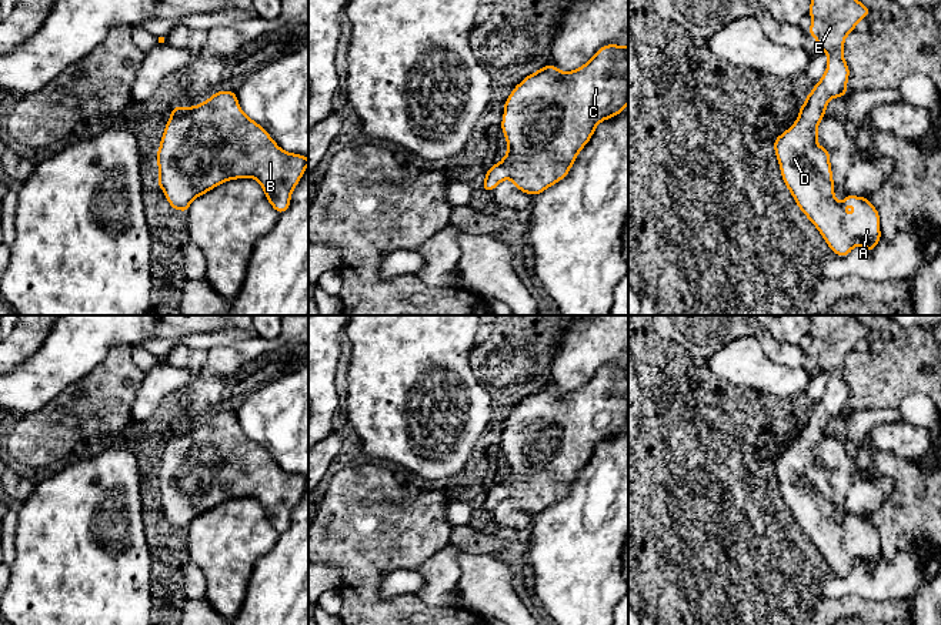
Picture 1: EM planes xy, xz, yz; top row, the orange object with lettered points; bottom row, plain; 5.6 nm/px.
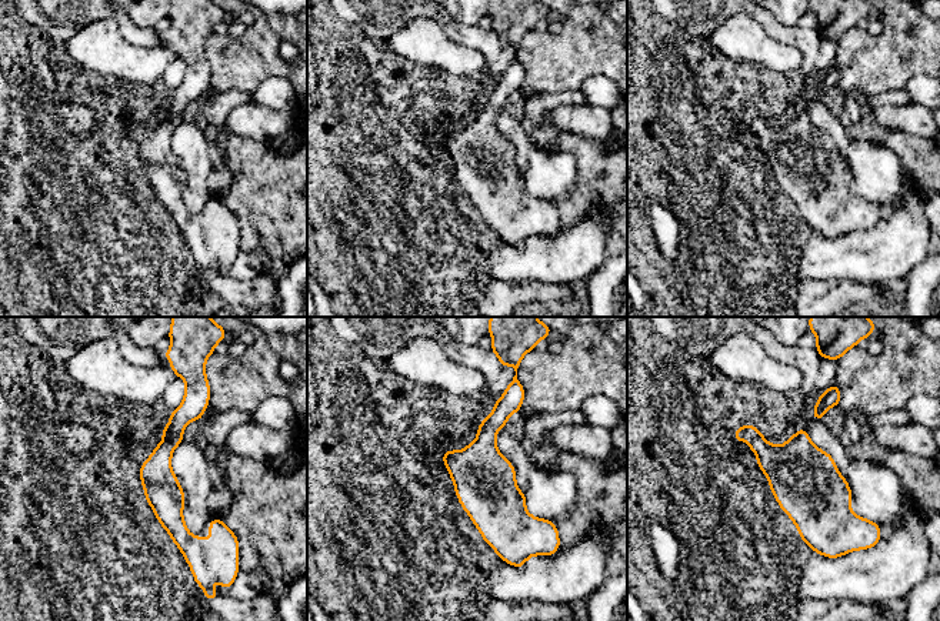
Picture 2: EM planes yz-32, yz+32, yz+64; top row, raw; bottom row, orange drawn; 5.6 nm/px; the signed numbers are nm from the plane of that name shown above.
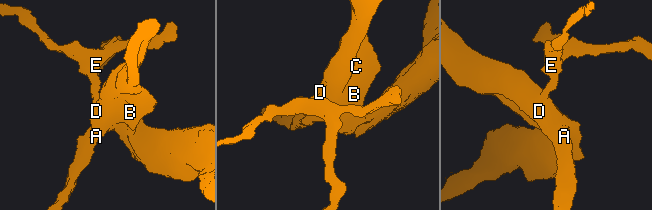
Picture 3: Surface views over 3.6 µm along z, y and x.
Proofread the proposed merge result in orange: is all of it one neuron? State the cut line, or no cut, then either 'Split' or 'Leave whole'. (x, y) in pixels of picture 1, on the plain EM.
No split. Leave whole

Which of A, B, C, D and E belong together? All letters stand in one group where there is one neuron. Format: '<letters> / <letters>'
A B C D E

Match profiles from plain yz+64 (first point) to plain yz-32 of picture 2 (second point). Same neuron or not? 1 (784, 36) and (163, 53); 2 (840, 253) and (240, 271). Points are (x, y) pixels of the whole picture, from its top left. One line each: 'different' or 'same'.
1: different
2: same

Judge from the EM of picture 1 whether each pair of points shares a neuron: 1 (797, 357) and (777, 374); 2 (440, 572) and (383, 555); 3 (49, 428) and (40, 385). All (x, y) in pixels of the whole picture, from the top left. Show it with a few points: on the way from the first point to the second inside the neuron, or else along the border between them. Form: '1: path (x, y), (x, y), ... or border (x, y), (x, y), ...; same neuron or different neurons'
1: border (760, 346), (774, 361), (801, 366), (813, 377); different neurons
2: border (446, 545), (417, 570); different neurons
3: border (72, 384), (39, 410), (20, 418); different neurons

